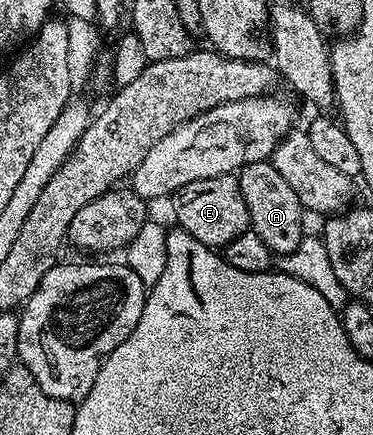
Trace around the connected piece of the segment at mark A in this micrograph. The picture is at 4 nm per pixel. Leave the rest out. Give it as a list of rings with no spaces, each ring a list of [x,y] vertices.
[[[271,161],[254,162],[244,166],[237,174],[241,196],[245,196],[245,208],[249,208],[250,229],[265,240],[272,255],[291,254],[305,237],[303,232],[303,205],[297,200],[297,192],[281,177],[281,172]]]

